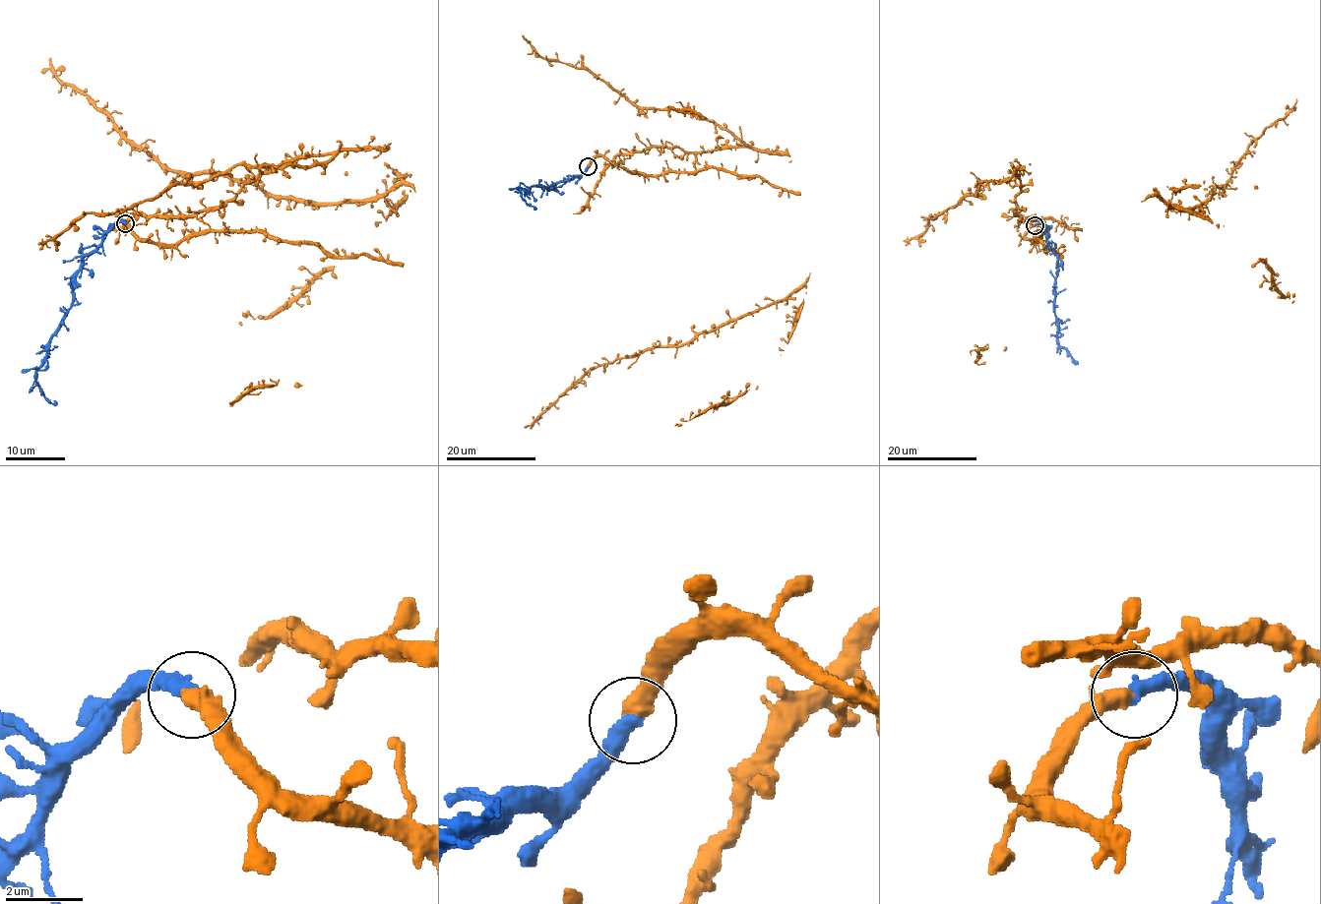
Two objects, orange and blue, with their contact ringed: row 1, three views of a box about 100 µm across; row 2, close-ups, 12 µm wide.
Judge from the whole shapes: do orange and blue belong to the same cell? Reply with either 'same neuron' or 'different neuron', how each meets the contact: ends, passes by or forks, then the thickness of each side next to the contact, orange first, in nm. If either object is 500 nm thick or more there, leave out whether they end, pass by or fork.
same neuron | orange ends | blue ends | 480/460 nm

